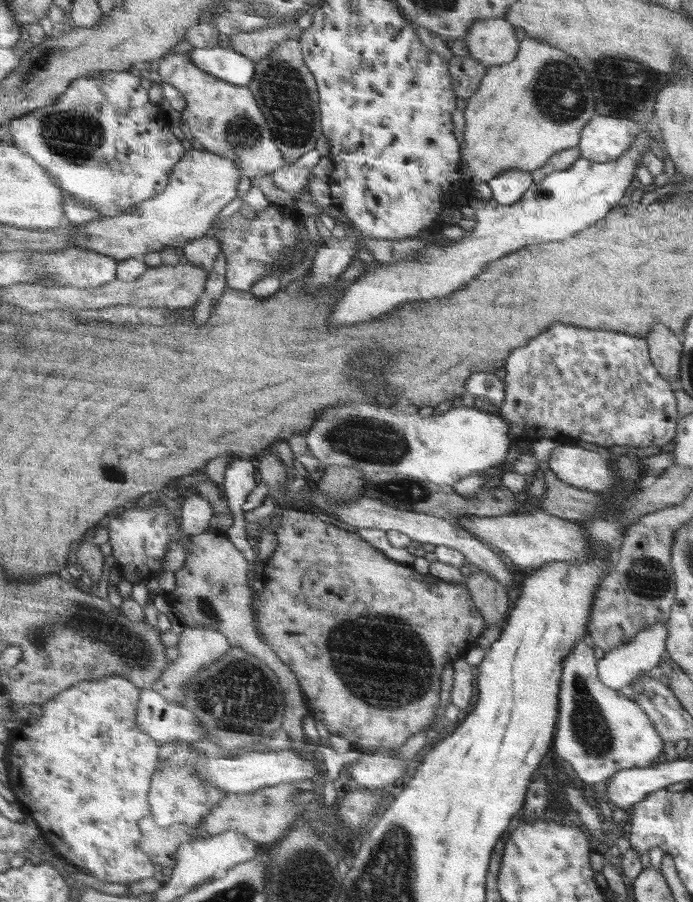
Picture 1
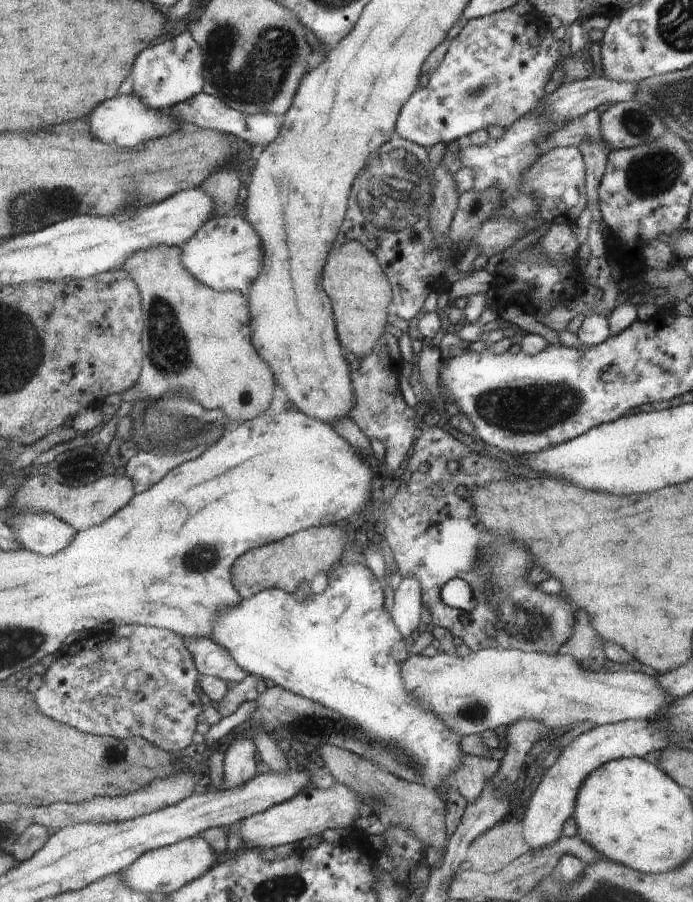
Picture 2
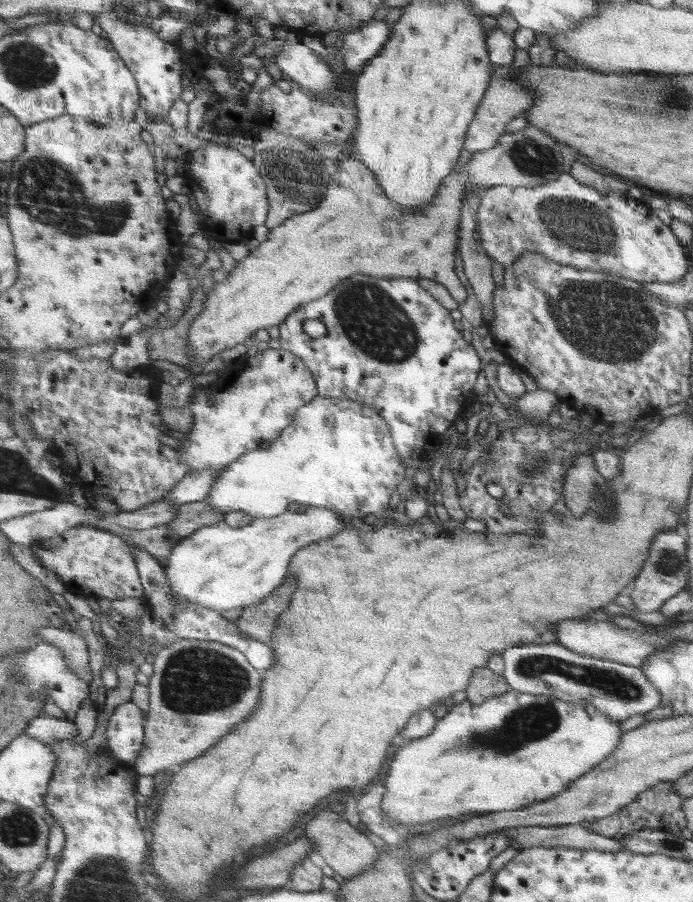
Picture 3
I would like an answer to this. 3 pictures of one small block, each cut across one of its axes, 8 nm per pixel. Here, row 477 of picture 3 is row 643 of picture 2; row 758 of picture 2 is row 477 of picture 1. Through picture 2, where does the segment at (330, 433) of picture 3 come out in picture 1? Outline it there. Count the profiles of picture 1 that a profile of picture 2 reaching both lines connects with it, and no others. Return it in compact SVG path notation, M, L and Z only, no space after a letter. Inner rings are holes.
M346 404L338 408L326 408L328 412L317 414L317 418L304 436L308 452L327 466L350 466L360 470L364 476L380 473L398 473L410 478L426 480L436 485L454 485L465 476L482 473L486 469L500 466L508 456L510 446L509 424L499 413L476 408L474 404L458 406L448 412L431 416L418 413L404 415L388 411L384 405Z

